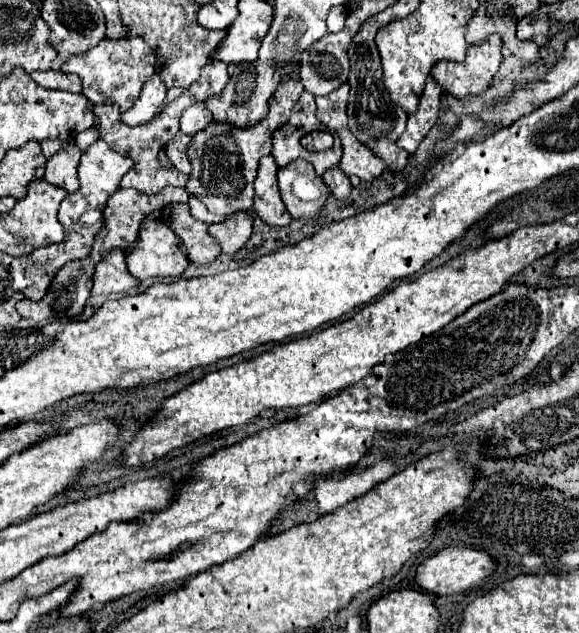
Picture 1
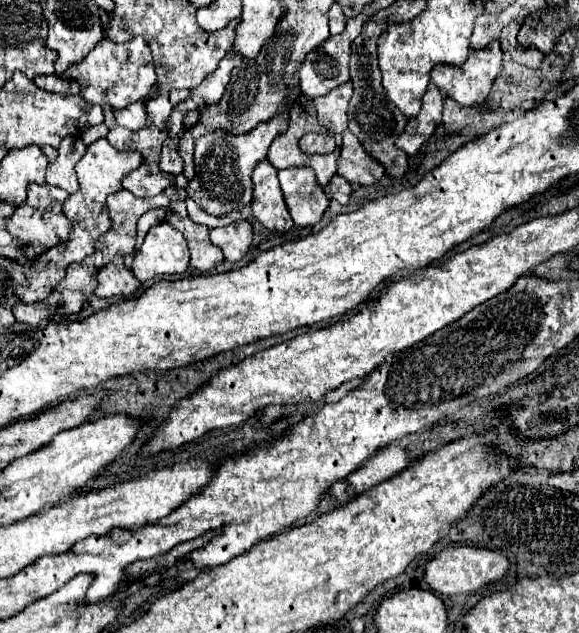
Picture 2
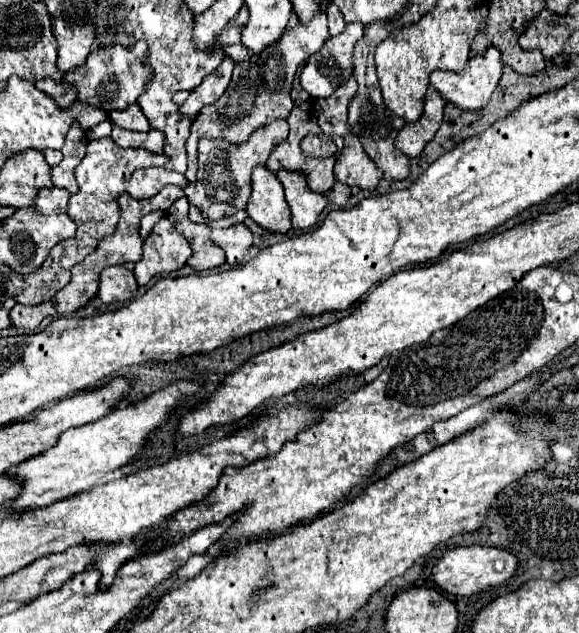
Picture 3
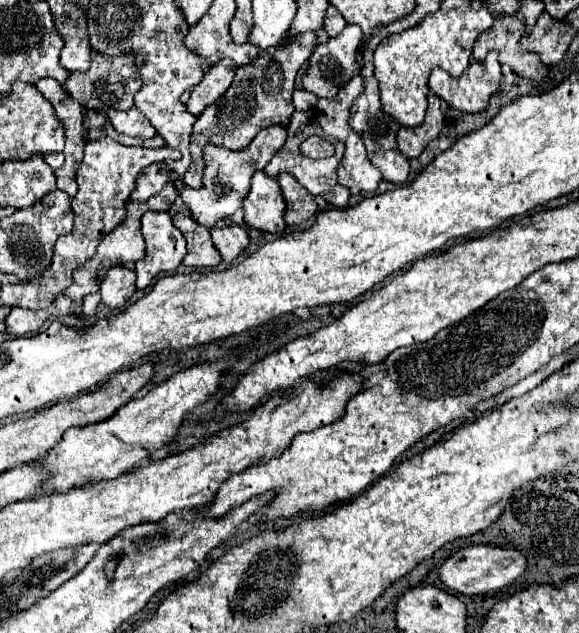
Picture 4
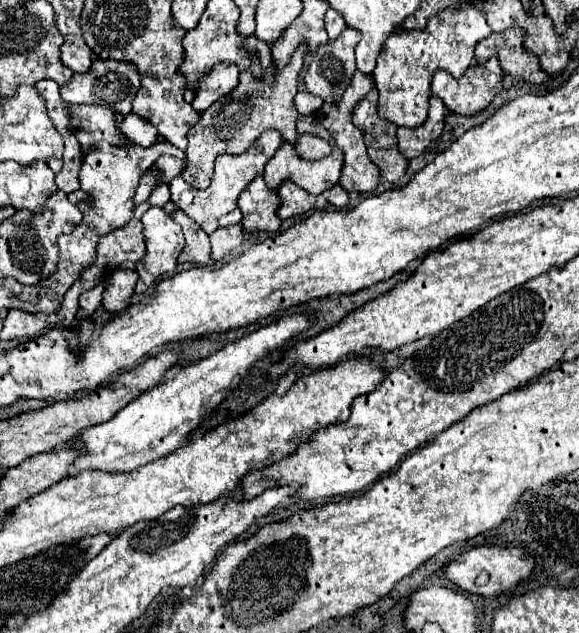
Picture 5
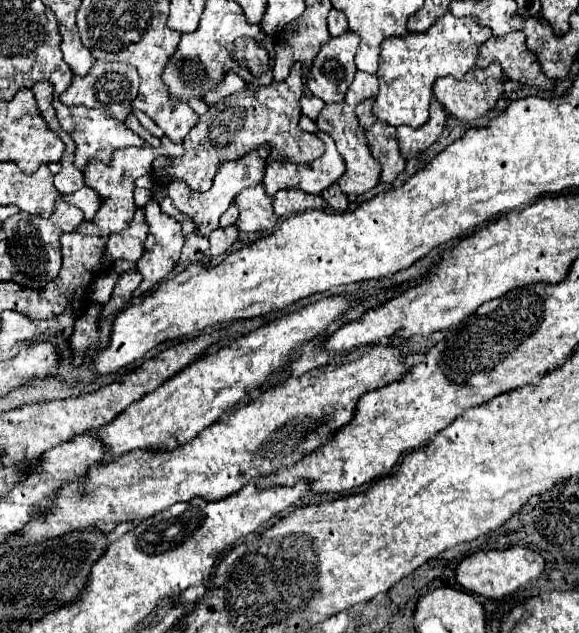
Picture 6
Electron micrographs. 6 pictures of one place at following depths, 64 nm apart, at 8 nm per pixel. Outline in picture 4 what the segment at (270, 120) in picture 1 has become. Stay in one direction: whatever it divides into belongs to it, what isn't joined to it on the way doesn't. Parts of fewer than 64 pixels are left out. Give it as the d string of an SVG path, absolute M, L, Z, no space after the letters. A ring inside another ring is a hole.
M268 126L268 128L260 130L256 134L256 138L252 140L252 144L248 148L242 148L240 152L220 148L216 144L206 144L206 148L204 148L206 170L204 170L202 188L194 190L190 186L184 186L182 182L176 182L180 188L182 200L188 204L188 208L192 212L192 218L202 226L212 228L218 220L232 216L242 206L242 200L248 194L252 174L258 168L264 168L270 162L270 158L274 156L274 152L284 146L284 142L286 142L286 128L284 126Z

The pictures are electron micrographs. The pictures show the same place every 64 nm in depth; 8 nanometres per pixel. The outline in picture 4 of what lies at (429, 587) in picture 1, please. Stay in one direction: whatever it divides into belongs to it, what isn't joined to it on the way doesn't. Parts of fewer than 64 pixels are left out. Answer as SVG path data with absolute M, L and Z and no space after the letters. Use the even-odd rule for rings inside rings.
M468 546L460 548L452 556L446 558L446 562L438 568L440 582L466 596L474 594L486 594L486 592L498 592L512 584L522 572L526 570L526 558L512 550L512 548L496 548L496 546Z

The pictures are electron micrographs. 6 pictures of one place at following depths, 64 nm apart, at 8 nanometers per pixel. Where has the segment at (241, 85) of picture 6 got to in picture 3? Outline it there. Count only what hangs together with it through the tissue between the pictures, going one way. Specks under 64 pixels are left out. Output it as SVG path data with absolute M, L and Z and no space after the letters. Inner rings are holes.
M226 56L222 60L222 64L210 74L204 78L204 82L200 86L196 86L188 100L184 104L180 104L180 114L182 116L190 116L190 118L196 118L200 108L206 106L206 104L214 104L226 90L228 82L230 82L230 76L232 76L232 70L234 70L234 60L230 56Z

